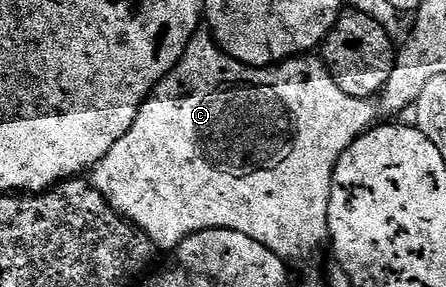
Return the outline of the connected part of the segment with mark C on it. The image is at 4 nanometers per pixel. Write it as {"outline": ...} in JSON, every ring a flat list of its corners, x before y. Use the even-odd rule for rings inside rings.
{"outline":[[208,30,194,32,193,39,185,48,180,62,169,72,168,76,153,89,152,96,145,101,137,116,133,128,127,132,120,142,104,156,91,172,93,187,103,194,103,198,115,211,125,219,137,225,142,232,149,235,158,249,172,250,178,248,191,234,202,232,208,228,226,228,247,234,247,238,255,238,255,242,263,242,286,262,301,264,309,260,331,236,331,205,333,204,333,171,339,158,355,142,358,136,369,131,378,123,379,108,372,99,355,98,337,85,333,73,329,71,324,59,313,54,302,54,290,58,276,66,253,68,250,64,241,64,235,57,229,56]]}

